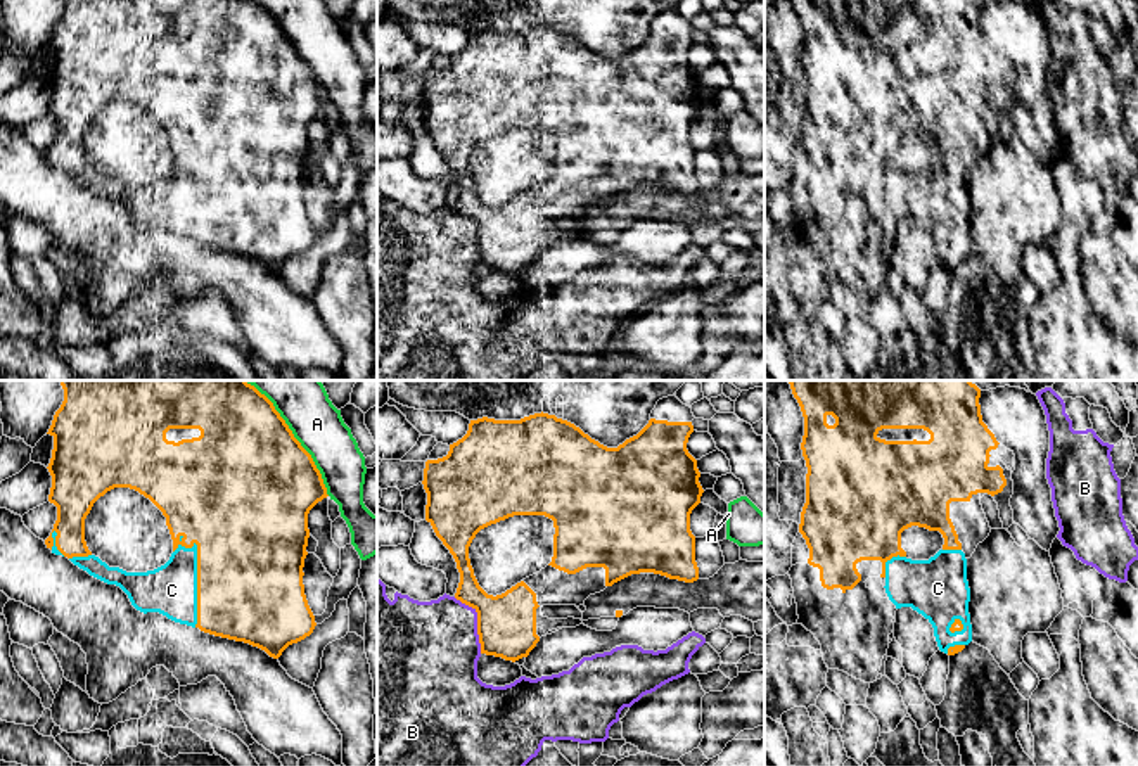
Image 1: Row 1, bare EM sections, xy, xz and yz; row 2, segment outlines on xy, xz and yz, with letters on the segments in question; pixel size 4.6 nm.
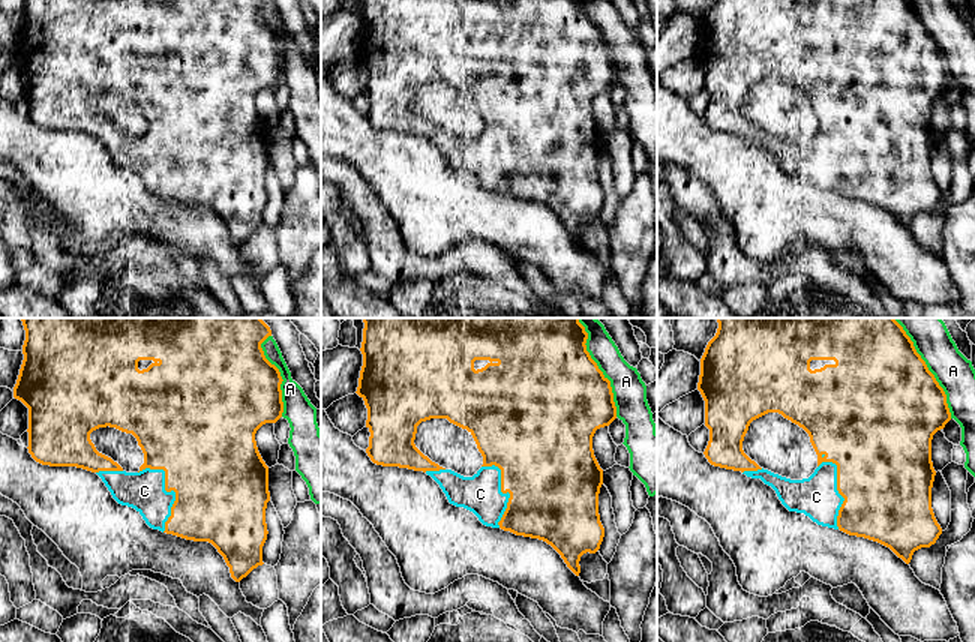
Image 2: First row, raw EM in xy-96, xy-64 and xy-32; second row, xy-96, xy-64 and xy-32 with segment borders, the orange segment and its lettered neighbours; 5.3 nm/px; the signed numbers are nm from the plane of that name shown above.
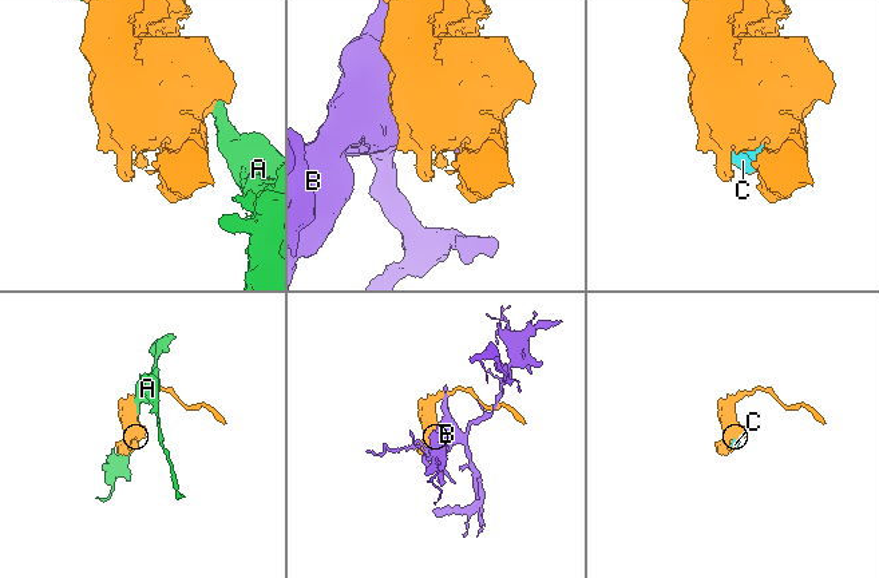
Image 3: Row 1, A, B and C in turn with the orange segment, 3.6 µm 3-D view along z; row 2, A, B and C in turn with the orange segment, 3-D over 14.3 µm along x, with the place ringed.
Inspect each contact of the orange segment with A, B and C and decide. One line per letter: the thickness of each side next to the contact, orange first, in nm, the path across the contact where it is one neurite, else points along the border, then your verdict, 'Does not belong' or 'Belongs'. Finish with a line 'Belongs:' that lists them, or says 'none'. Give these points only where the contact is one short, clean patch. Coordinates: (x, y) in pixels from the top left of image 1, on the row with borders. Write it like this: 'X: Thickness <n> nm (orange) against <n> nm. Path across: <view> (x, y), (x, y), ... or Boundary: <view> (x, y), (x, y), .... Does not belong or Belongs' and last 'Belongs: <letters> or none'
A: Thickness 500 nm (orange) against 260 nm. Does not belong
B: Thickness 280 nm (orange) against 440 nm. Does not belong
C: Thickness 500 nm (orange) against 240 nm. Belongs
Belongs: C

